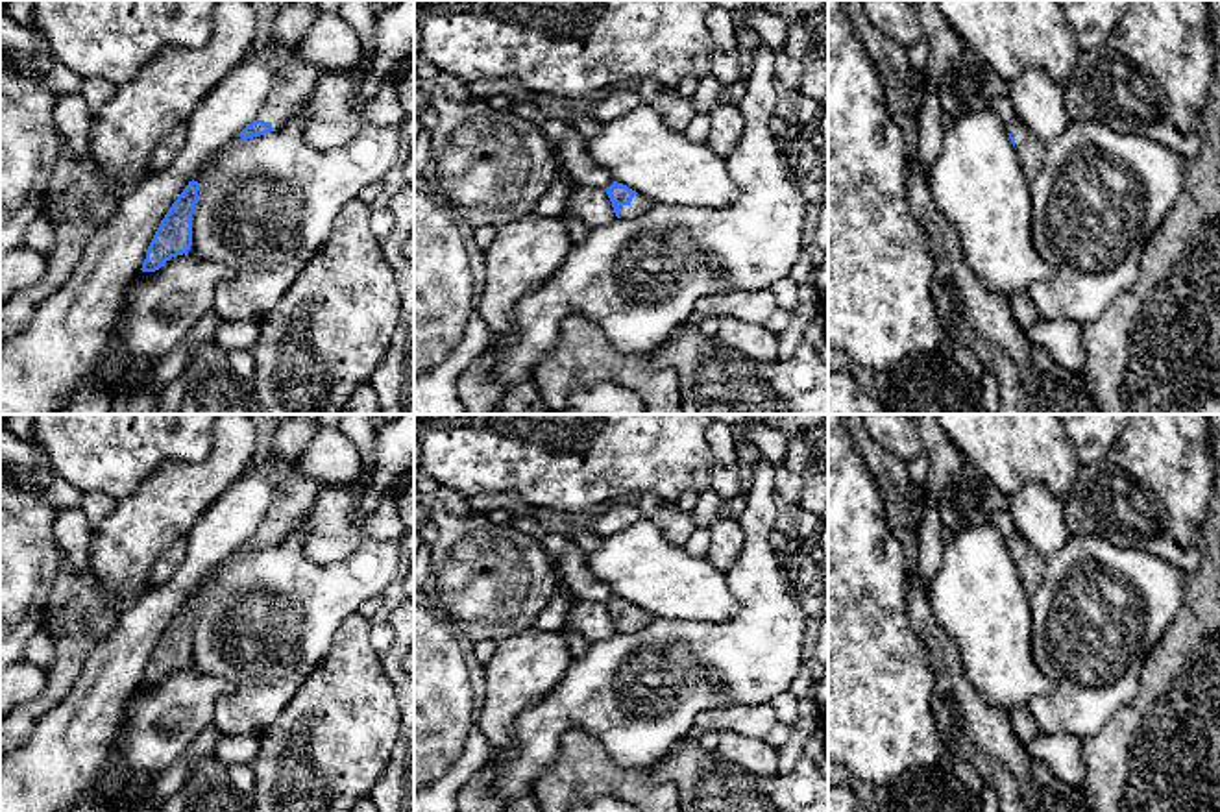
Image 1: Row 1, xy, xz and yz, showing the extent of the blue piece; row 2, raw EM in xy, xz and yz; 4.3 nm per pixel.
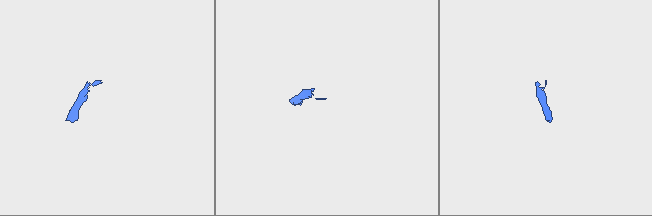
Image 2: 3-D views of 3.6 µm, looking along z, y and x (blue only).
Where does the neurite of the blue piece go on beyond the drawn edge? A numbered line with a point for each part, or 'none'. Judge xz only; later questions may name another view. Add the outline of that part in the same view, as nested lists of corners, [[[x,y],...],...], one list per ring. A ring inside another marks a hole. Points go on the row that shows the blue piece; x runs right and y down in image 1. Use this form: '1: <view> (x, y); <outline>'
1: xz (640, 202); [[[634,194],[628,205],[619,205],[619,218],[632,218],[647,211],[654,202],[643,194]]]

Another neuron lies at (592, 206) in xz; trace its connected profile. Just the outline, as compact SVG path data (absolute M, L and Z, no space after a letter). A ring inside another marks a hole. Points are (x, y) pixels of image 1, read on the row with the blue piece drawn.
M582 185L571 187L564 215L575 216L588 228L599 228L617 218L604 189Z

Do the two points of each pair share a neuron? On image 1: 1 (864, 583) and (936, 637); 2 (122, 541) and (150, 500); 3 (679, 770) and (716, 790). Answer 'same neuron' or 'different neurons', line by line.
1: different neurons
2: same neuron
3: same neuron

